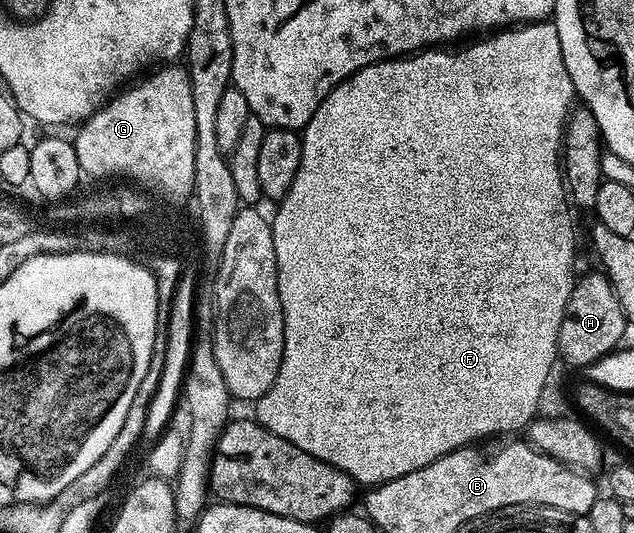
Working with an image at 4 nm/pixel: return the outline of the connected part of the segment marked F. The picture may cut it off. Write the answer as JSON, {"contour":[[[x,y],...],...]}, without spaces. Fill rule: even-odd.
{"contour":[[[545,20],[545,21],[543,21],[543,22],[529,22],[529,23],[527,23],[527,24],[517,24],[517,25],[515,25],[515,26],[513,26],[513,27],[511,27],[511,28],[505,28],[505,29],[502,29],[502,30],[498,30],[498,31],[495,31],[495,32],[492,32],[492,33],[489,33],[489,34],[488,34],[488,35],[487,35],[487,36],[480,36],[480,37],[477,37],[477,38],[476,38],[476,39],[475,39],[475,40],[472,40],[472,41],[469,41],[469,42],[472,42],[472,43],[470,43],[470,44],[469,44],[469,46],[464,46],[464,45],[461,45],[461,46],[460,46],[460,47],[459,47],[459,48],[429,48],[429,49],[427,49],[427,50],[421,50],[421,51],[419,51],[419,52],[417,52],[417,53],[414,53],[414,54],[410,54],[410,55],[407,55],[407,56],[401,56],[401,57],[399,57],[399,58],[386,58],[386,59],[384,59],[384,61],[382,61],[382,62],[375,62],[375,63],[374,63],[374,64],[370,64],[370,65],[369,65],[369,66],[367,66],[367,67],[366,67],[366,68],[362,68],[362,69],[361,69],[361,70],[359,70],[359,71],[358,71],[358,72],[354,72],[354,73],[353,73],[353,74],[352,74],[352,75],[351,75],[351,76],[349,76],[349,78],[348,78],[348,79],[346,79],[346,80],[345,80],[345,81],[344,81],[344,82],[339,82],[339,83],[338,83],[338,84],[337,84],[337,86],[336,86],[336,87],[334,87],[334,89],[333,89],[333,90],[332,90],[332,91],[331,91],[331,92],[330,92],[330,96],[326,96],[326,100],[322,100],[322,104],[321,104],[321,105],[320,105],[320,107],[319,107],[319,108],[318,108],[318,112],[314,112],[314,116],[313,116],[313,117],[312,117],[312,118],[311,118],[311,120],[309,120],[309,121],[308,121],[308,124],[307,124],[307,126],[305,126],[305,127],[304,127],[304,129],[303,129],[303,131],[302,131],[302,160],[301,160],[301,161],[300,161],[300,163],[299,163],[299,164],[298,164],[298,176],[294,176],[294,184],[290,184],[290,188],[289,188],[289,189],[288,189],[288,191],[287,191],[287,192],[286,192],[286,196],[285,196],[285,197],[284,197],[284,198],[282,198],[282,199],[279,199],[279,202],[278,202],[278,205],[277,205],[277,206],[280,206],[280,207],[278,207],[278,208],[277,208],[277,210],[276,210],[276,215],[274,215],[274,216],[273,216],[273,215],[271,215],[271,218],[270,218],[270,221],[271,221],[271,223],[272,223],[272,235],[273,235],[273,236],[274,236],[274,252],[275,252],[275,253],[276,253],[276,275],[277,275],[277,276],[278,276],[278,292],[279,292],[279,293],[280,293],[280,303],[281,303],[281,304],[282,304],[282,312],[283,312],[283,313],[284,313],[284,336],[285,336],[285,344],[284,344],[284,355],[283,355],[283,356],[282,356],[282,358],[281,358],[281,366],[280,366],[280,370],[279,370],[279,372],[278,372],[278,373],[277,373],[277,378],[276,378],[276,379],[275,379],[275,380],[274,380],[274,382],[273,382],[273,386],[272,386],[272,387],[270,387],[270,389],[269,389],[269,390],[268,390],[268,391],[266,391],[266,392],[265,392],[265,394],[264,394],[264,395],[262,395],[262,396],[261,396],[261,398],[259,398],[259,399],[257,399],[257,400],[256,400],[256,401],[255,401],[255,402],[254,402],[254,408],[256,408],[256,414],[254,414],[254,418],[255,418],[255,421],[257,421],[257,422],[259,422],[259,423],[260,423],[260,425],[261,425],[261,426],[265,426],[265,427],[266,427],[266,429],[268,429],[268,430],[269,430],[269,431],[270,431],[270,432],[274,432],[274,436],[282,436],[282,440],[290,440],[290,444],[294,444],[294,445],[295,445],[295,446],[297,446],[297,447],[298,447],[298,448],[302,448],[302,452],[310,452],[310,456],[314,456],[314,457],[315,457],[315,458],[317,458],[317,459],[318,459],[318,460],[322,460],[322,461],[323,461],[323,462],[325,462],[325,463],[326,463],[326,464],[330,464],[330,465],[331,465],[331,466],[333,466],[333,467],[334,467],[334,468],[338,468],[338,469],[339,469],[339,470],[341,470],[341,471],[342,471],[342,472],[346,472],[346,473],[347,473],[347,474],[348,474],[348,475],[350,475],[350,477],[351,477],[351,478],[353,478],[353,480],[354,480],[354,481],[356,481],[356,483],[358,483],[358,484],[363,484],[363,485],[364,485],[364,482],[365,482],[365,484],[366,484],[366,485],[365,485],[365,487],[368,487],[368,488],[371,488],[371,487],[373,487],[373,486],[378,486],[378,485],[380,485],[380,483],[382,483],[382,482],[389,482],[389,481],[390,481],[390,480],[394,480],[394,479],[395,479],[395,478],[401,478],[401,477],[402,477],[402,476],[406,476],[406,475],[407,475],[407,474],[409,474],[409,473],[410,473],[410,472],[414,472],[414,471],[415,471],[415,470],[417,470],[417,469],[418,469],[418,468],[422,468],[422,467],[423,467],[423,466],[425,466],[425,465],[426,465],[426,464],[430,464],[430,463],[431,463],[431,462],[433,462],[433,461],[434,461],[434,460],[438,460],[438,459],[439,459],[439,458],[441,458],[441,457],[442,457],[442,456],[446,456],[446,455],[447,455],[447,454],[449,454],[449,453],[450,453],[450,452],[454,452],[454,451],[455,451],[455,450],[461,450],[461,448],[463,448],[463,447],[464,447],[464,446],[471,446],[471,445],[473,445],[473,444],[476,444],[476,443],[479,443],[479,441],[478,441],[478,440],[479,440],[479,438],[484,438],[484,437],[486,437],[486,436],[487,436],[487,434],[504,434],[504,433],[506,433],[506,432],[507,432],[507,430],[520,430],[520,431],[523,431],[523,430],[524,430],[524,429],[525,429],[525,427],[527,427],[527,425],[528,425],[528,423],[529,423],[529,422],[531,422],[531,421],[532,421],[532,419],[533,419],[533,418],[535,418],[535,417],[537,417],[537,414],[538,414],[538,413],[537,413],[537,411],[536,411],[536,410],[537,410],[537,408],[538,408],[538,400],[539,400],[539,397],[540,397],[540,395],[541,395],[541,391],[542,391],[542,384],[544,384],[544,383],[545,383],[545,379],[546,379],[546,374],[547,374],[547,373],[548,373],[548,371],[549,371],[549,370],[550,370],[550,366],[551,366],[551,365],[552,365],[552,364],[554,364],[554,363],[555,363],[555,362],[557,362],[557,360],[558,360],[558,351],[557,351],[557,349],[556,349],[556,341],[557,341],[557,340],[558,340],[558,328],[559,328],[559,327],[560,327],[560,325],[561,325],[561,324],[562,324],[562,316],[563,316],[563,315],[564,315],[564,309],[565,309],[565,308],[566,308],[566,304],[567,304],[567,303],[568,303],[568,301],[569,301],[569,300],[570,300],[570,296],[571,296],[571,295],[572,295],[572,287],[573,287],[573,285],[574,285],[574,277],[573,277],[573,278],[572,278],[572,273],[574,273],[574,272],[575,272],[575,270],[576,270],[576,234],[575,234],[575,232],[574,232],[574,231],[572,231],[572,214],[571,214],[571,212],[572,212],[572,213],[573,213],[573,211],[572,211],[572,210],[571,210],[571,209],[570,209],[570,206],[569,206],[569,203],[568,203],[568,202],[567,202],[567,201],[566,201],[566,187],[565,187],[565,184],[564,184],[564,175],[563,175],[563,173],[562,173],[562,139],[563,139],[563,137],[564,137],[564,124],[565,124],[565,122],[567,122],[567,120],[568,120],[568,115],[569,115],[569,113],[570,113],[570,111],[571,111],[571,110],[572,110],[572,109],[573,109],[573,106],[574,106],[574,99],[575,99],[575,98],[576,98],[576,89],[575,89],[575,88],[574,88],[574,84],[573,84],[573,83],[572,83],[572,81],[571,81],[571,80],[570,80],[570,72],[566,72],[566,64],[565,64],[565,63],[564,63],[564,61],[563,61],[563,60],[562,60],[562,44],[558,44],[558,32],[557,32],[557,31],[556,31],[556,24],[555,24],[555,21],[552,21],[552,20]]]}

